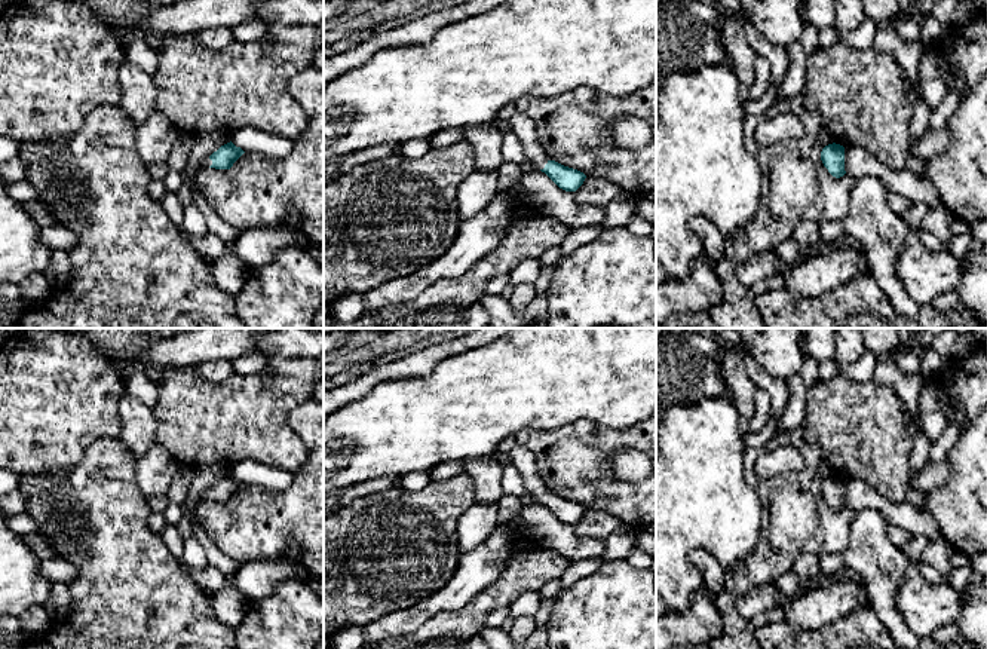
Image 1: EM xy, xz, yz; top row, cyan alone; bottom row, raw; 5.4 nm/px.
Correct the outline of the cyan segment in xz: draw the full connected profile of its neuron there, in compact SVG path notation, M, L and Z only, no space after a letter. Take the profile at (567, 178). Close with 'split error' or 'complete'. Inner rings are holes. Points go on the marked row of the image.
M517 111L509 120L509 132L514 132L524 150L525 159L536 169L545 172L560 189L576 192L586 175L577 169L551 160L540 140L537 138L537 123L524 113Z | split error

